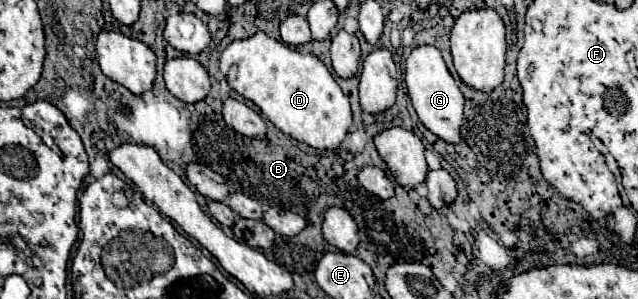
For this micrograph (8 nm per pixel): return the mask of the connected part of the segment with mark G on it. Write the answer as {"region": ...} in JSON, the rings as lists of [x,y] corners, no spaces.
{"region":[[[432,45],[416,47],[410,57],[406,59],[406,85],[412,105],[418,113],[418,119],[430,129],[436,137],[446,143],[458,145],[460,143],[460,127],[464,119],[464,95],[460,93],[454,77],[450,75],[440,51]]]}

